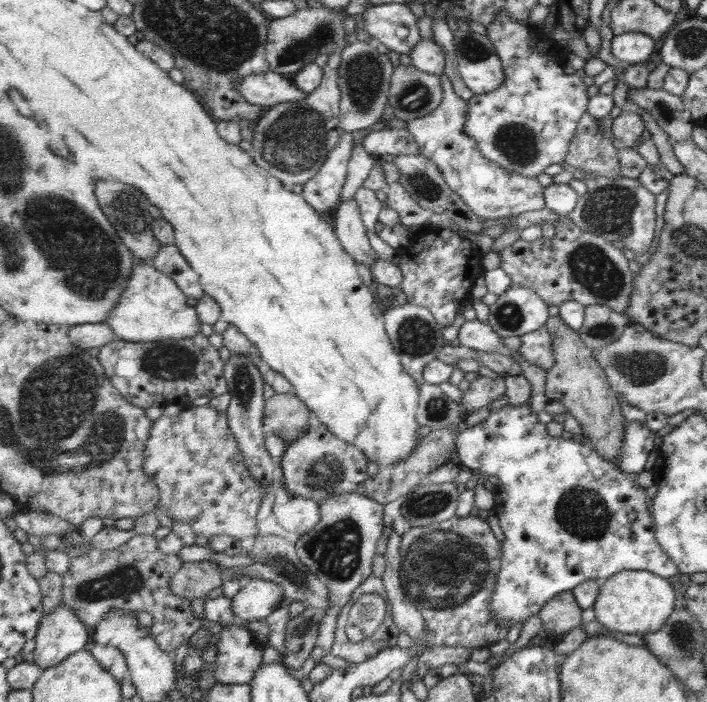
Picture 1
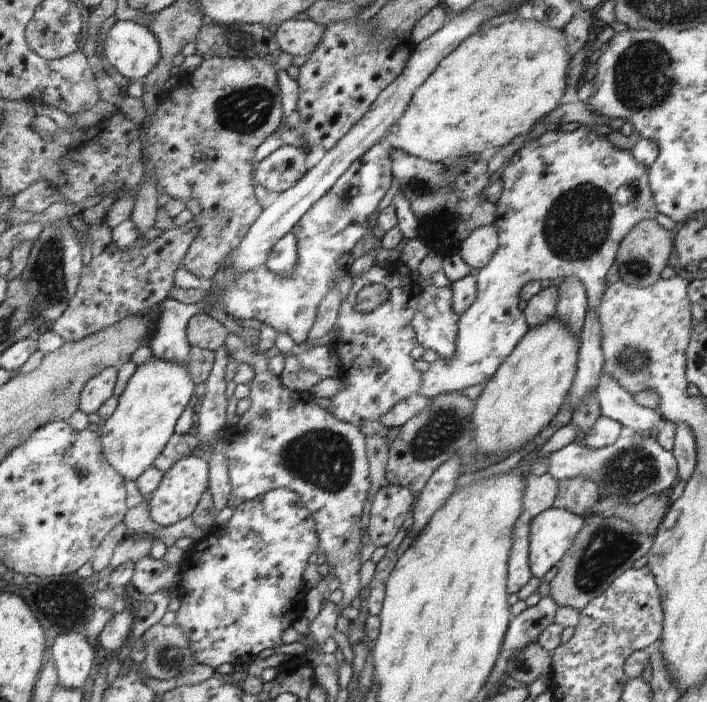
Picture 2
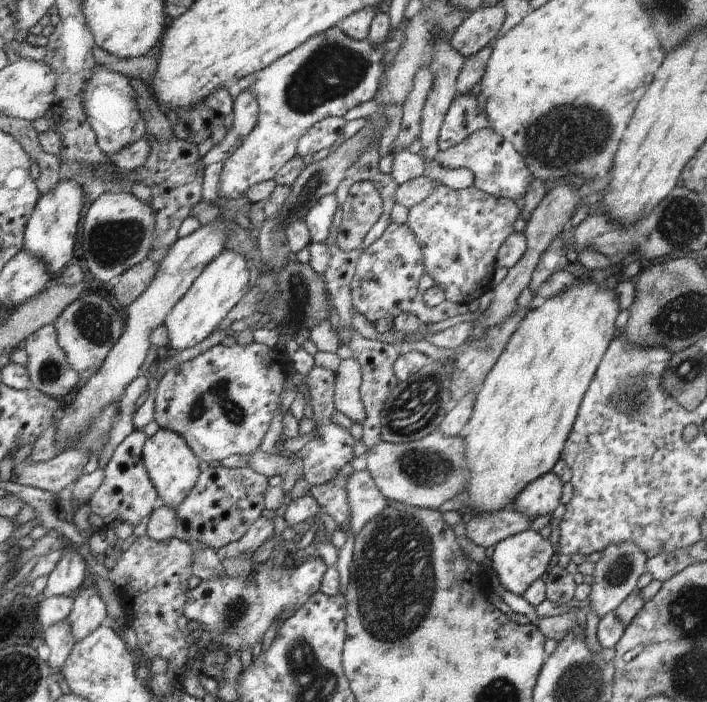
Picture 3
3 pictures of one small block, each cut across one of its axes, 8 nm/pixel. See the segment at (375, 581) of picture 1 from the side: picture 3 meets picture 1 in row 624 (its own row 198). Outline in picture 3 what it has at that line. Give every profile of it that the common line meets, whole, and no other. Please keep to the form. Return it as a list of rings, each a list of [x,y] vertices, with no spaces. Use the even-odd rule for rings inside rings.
[[[377,144],[365,146],[363,152],[361,152],[361,156],[359,156],[359,162],[355,162],[355,164],[345,172],[347,176],[345,176],[345,180],[343,180],[343,182],[339,184],[339,188],[337,188],[337,200],[339,200],[339,206],[343,208],[343,206],[347,204],[347,198],[349,198],[347,194],[351,192],[353,184],[357,184],[357,182],[373,182],[375,186],[381,188],[379,192],[381,192],[381,198],[383,198],[383,216],[381,216],[381,220],[371,228],[371,232],[367,234],[365,244],[363,244],[361,250],[343,252],[343,250],[339,248],[339,244],[337,244],[337,236],[339,236],[341,222],[343,222],[343,210],[337,210],[335,222],[333,222],[333,226],[331,226],[331,234],[329,234],[329,238],[325,240],[325,246],[327,246],[329,252],[331,252],[331,264],[329,264],[329,268],[327,268],[327,272],[323,274],[325,280],[327,280],[327,292],[329,292],[333,304],[335,304],[335,308],[337,308],[337,312],[339,312],[339,320],[341,320],[341,324],[343,324],[345,328],[349,328],[349,332],[351,332],[351,338],[349,338],[349,342],[347,342],[347,348],[353,352],[353,358],[361,364],[361,372],[363,372],[361,400],[363,400],[363,406],[365,406],[365,410],[367,410],[367,420],[365,420],[365,424],[363,424],[363,442],[365,442],[365,446],[367,446],[369,450],[371,450],[373,446],[377,446],[377,444],[383,442],[383,440],[381,440],[381,434],[383,434],[383,414],[385,414],[385,410],[387,410],[387,400],[391,398],[393,390],[401,384],[401,380],[397,378],[397,372],[395,372],[395,368],[397,368],[397,358],[401,356],[399,346],[391,346],[391,344],[385,344],[385,342],[367,340],[367,338],[363,338],[357,330],[353,330],[353,326],[351,326],[351,318],[355,316],[355,310],[357,310],[357,308],[355,308],[355,302],[353,302],[353,280],[355,280],[355,276],[357,276],[359,258],[361,258],[363,250],[369,248],[371,244],[375,244],[375,242],[385,234],[385,230],[393,224],[393,222],[391,222],[391,210],[393,210],[395,204],[399,204],[399,202],[397,202],[397,190],[399,190],[401,186],[393,180],[393,176],[387,176],[387,174],[383,174],[383,172],[379,170],[379,158],[381,158],[381,154],[379,154],[379,146],[377,146]]]

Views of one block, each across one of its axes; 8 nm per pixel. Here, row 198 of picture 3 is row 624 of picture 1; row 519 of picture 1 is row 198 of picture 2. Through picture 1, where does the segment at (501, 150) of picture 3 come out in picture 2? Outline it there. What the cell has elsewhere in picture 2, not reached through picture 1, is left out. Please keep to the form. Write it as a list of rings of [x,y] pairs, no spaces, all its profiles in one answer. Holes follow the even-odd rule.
[[[579,126],[573,132],[545,132],[537,140],[531,140],[529,146],[517,150],[511,158],[511,164],[503,172],[503,194],[495,202],[499,206],[499,218],[495,228],[499,232],[501,246],[493,258],[475,278],[479,284],[477,302],[459,322],[459,344],[457,356],[453,360],[437,358],[433,366],[423,374],[423,396],[431,400],[441,394],[453,394],[455,390],[465,390],[469,386],[489,384],[501,366],[511,358],[519,342],[531,332],[531,326],[525,318],[525,312],[519,310],[521,290],[529,282],[543,280],[561,280],[575,276],[583,282],[587,292],[587,306],[595,306],[601,294],[607,290],[607,270],[615,264],[615,252],[623,236],[641,220],[655,220],[659,214],[655,200],[649,190],[647,166],[635,162],[629,150],[613,148],[603,136],[595,136],[585,126]]]

